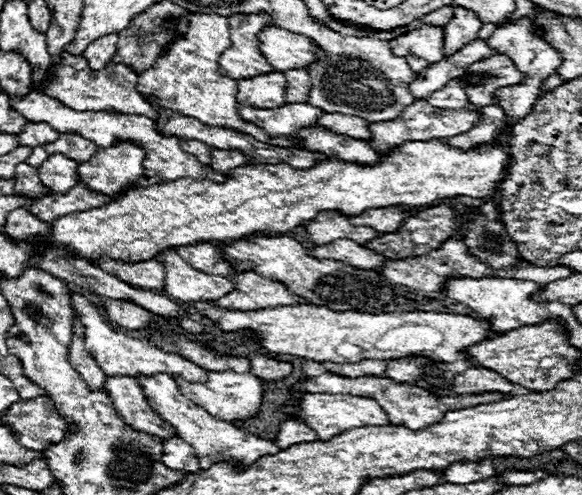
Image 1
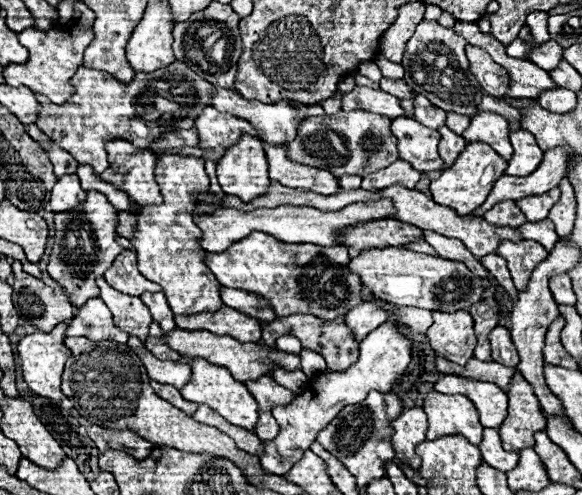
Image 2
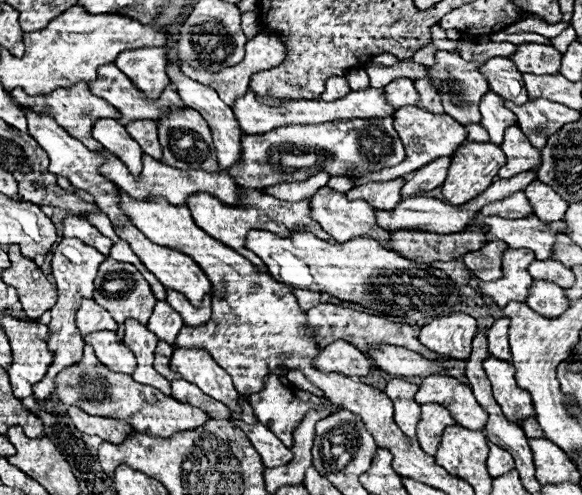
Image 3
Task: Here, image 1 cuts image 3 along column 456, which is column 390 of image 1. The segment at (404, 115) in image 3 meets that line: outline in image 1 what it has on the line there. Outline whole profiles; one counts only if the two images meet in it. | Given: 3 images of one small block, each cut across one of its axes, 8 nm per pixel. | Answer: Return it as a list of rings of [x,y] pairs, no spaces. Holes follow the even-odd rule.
[[[418,100],[412,106],[406,106],[406,110],[400,114],[400,118],[392,120],[392,122],[378,122],[378,124],[370,124],[370,132],[372,132],[372,140],[370,146],[380,150],[380,152],[388,152],[390,148],[400,146],[402,142],[426,142],[432,138],[440,138],[440,140],[448,140],[456,134],[464,134],[466,130],[470,130],[476,122],[480,122],[480,112],[476,108],[462,108],[462,110],[440,110],[430,106],[426,100]]]

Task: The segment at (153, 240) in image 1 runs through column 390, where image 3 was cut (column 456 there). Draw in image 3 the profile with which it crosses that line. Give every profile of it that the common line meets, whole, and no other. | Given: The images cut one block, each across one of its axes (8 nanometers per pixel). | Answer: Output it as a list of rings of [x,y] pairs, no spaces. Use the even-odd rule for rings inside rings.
[[[464,142],[452,154],[448,176],[446,176],[446,182],[442,184],[442,194],[444,194],[446,202],[450,202],[454,206],[470,202],[472,198],[482,194],[492,184],[492,178],[498,174],[498,170],[504,164],[506,164],[506,156],[502,154],[500,146],[494,146],[492,142]]]

